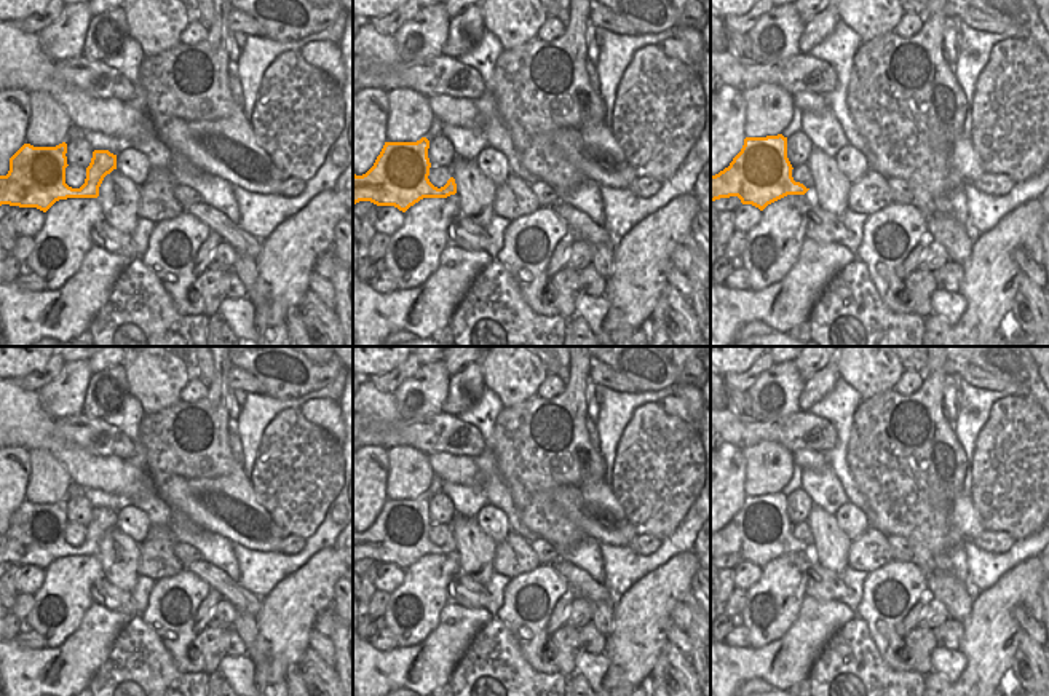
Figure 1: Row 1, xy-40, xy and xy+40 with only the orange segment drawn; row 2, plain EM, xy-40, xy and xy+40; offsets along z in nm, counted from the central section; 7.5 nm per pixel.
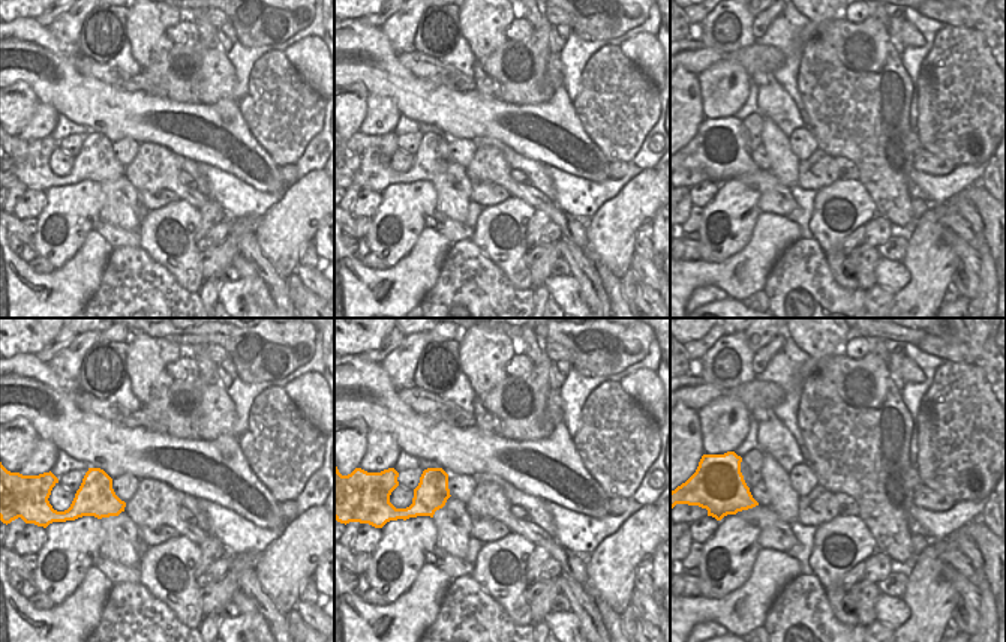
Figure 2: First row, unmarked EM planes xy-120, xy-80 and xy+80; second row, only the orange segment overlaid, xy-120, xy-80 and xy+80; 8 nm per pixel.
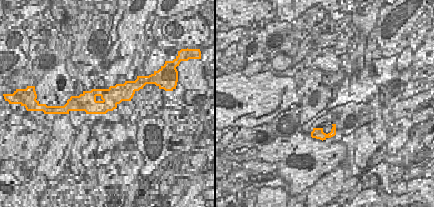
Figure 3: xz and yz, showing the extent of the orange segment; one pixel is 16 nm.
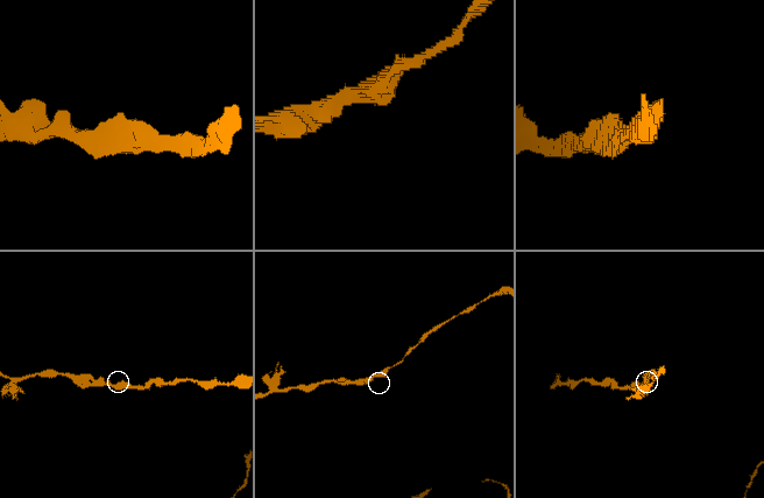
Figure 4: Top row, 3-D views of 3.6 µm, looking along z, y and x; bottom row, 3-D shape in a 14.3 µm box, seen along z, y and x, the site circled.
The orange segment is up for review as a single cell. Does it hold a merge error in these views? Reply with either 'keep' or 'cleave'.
keep

